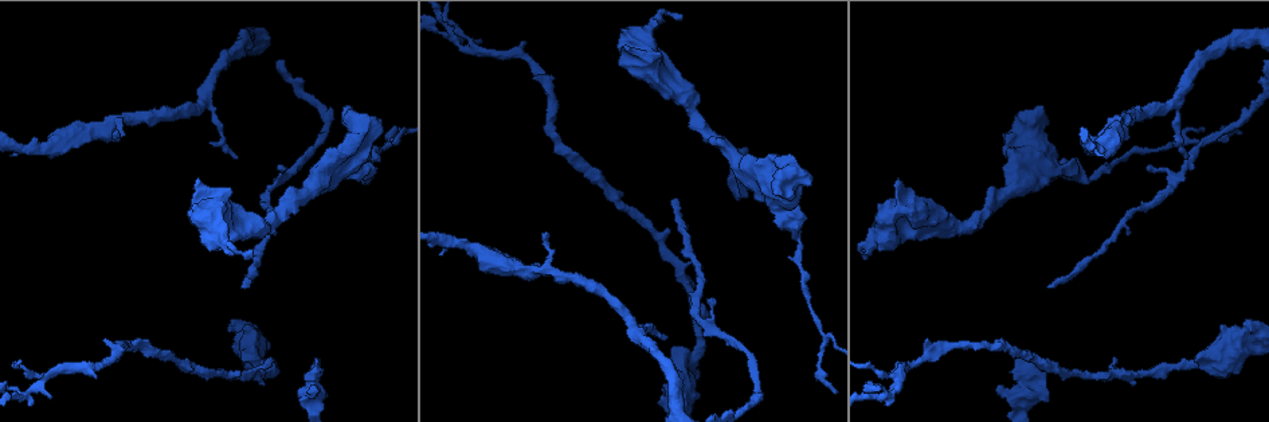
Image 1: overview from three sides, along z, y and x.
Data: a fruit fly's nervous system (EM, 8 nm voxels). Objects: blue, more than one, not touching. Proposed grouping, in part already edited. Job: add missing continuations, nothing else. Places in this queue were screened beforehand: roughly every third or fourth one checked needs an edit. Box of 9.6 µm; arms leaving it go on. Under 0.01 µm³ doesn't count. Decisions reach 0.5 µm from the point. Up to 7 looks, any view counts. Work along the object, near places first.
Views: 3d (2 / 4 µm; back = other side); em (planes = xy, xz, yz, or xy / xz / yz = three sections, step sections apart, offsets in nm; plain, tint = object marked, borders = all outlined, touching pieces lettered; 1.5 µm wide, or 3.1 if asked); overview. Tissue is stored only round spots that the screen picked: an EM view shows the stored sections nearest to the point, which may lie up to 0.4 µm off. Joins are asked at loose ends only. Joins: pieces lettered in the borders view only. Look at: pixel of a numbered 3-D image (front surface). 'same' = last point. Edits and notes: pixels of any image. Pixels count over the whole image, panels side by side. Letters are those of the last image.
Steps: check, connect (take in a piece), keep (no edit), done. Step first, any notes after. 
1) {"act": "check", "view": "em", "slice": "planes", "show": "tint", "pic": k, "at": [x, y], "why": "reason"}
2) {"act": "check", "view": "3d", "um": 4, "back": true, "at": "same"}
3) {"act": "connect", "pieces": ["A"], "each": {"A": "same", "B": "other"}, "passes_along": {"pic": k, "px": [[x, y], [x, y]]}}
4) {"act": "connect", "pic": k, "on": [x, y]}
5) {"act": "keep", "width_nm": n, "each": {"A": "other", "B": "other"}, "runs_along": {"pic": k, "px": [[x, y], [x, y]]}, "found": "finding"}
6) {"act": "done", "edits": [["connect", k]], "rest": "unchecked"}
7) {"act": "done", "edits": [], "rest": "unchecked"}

{"act": "check", "view": "em", "slice": "planes", "show": "plain", "pic": 1, "at": [1050, 286], "why": "end of a long branch"}

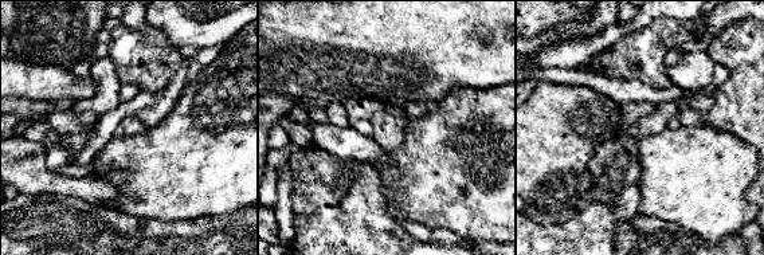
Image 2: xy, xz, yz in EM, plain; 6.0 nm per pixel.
{"act": "check", "view": "em", "slice": "planes", "show": "borders", "at": "same", "why": "what lies round it"}

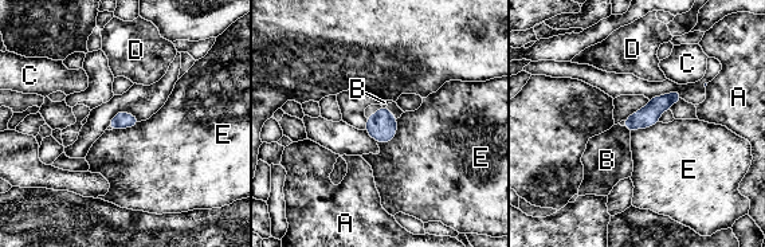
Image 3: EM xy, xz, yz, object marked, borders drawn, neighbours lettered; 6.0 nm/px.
{"act": "connect", "pieces": ["B"], "longest_contact_nm": ["E", 200], "each": {"A": "other", "B": "same", "C": "other", "D": "other", "E": "other"}, "passes_along": {"pic": 3, "px": [[648, 116], [627, 129], [607, 160]]}, "found": "it goes on there"}

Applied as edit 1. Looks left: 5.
{"act": "check", "view": "3d", "um": 2, "pic": 1, "at": [197, 177], "why": "an open end"}

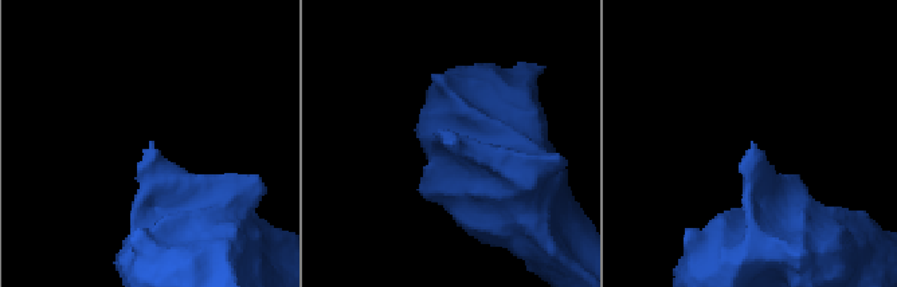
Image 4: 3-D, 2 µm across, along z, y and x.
{"act": "check", "view": "em", "slice": "xy", "step": 8, "show": "borders", "pic": 4, "at": [753, 144], "why": "shape alone is not enough"}

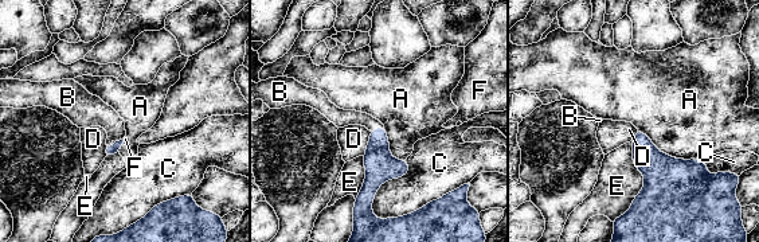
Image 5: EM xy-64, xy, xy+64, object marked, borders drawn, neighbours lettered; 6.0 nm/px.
{"act": "connect", "pieces": ["B"], "each": {"A": "other", "B": "same", "C": "other", "D": "other", "E": "other", "F": "other"}, "passes_along": {"pic": 5, "px": [[109, 151], [114, 143], [87, 110]]}, "found": "the neuron continues"}

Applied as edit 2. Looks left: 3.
{"act": "done", "edits": [["connect", 3], ["connect", 5]], "rest": "unchecked"}

